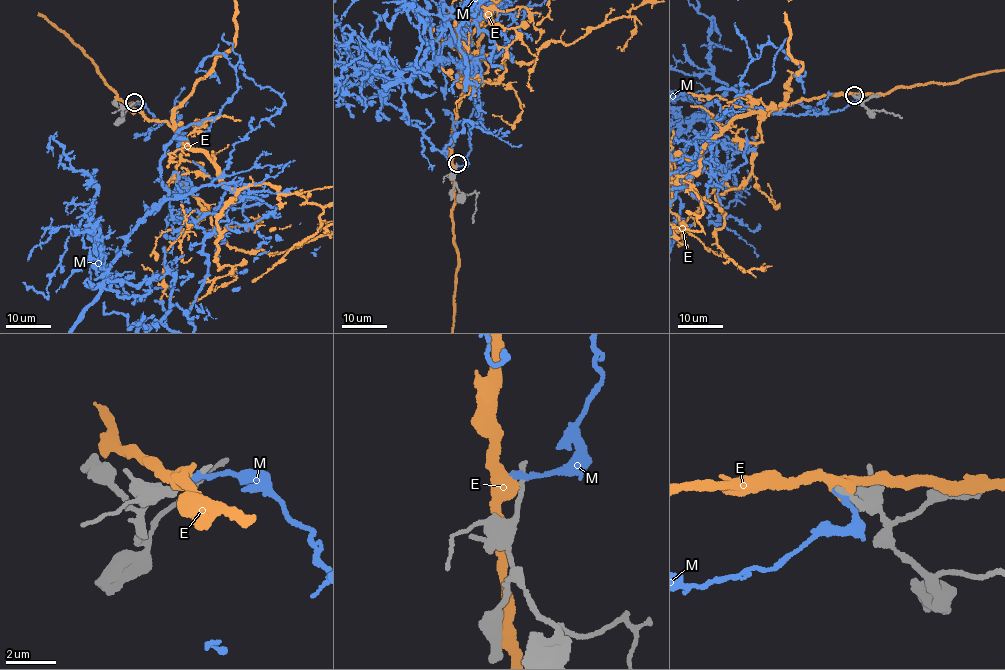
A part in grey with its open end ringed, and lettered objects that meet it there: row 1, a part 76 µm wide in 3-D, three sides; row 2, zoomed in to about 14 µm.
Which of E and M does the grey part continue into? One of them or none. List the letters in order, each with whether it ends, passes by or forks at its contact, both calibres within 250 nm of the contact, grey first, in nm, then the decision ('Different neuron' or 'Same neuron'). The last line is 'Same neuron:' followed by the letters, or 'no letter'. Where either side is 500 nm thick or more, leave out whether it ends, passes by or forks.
E: It passes by. Thickness 260 nm (grey) against 480 nm. Different neuron
M: It ends there. Thickness 220 nm (grey) against 240 nm. Different neuron
Same neuron: no letter

